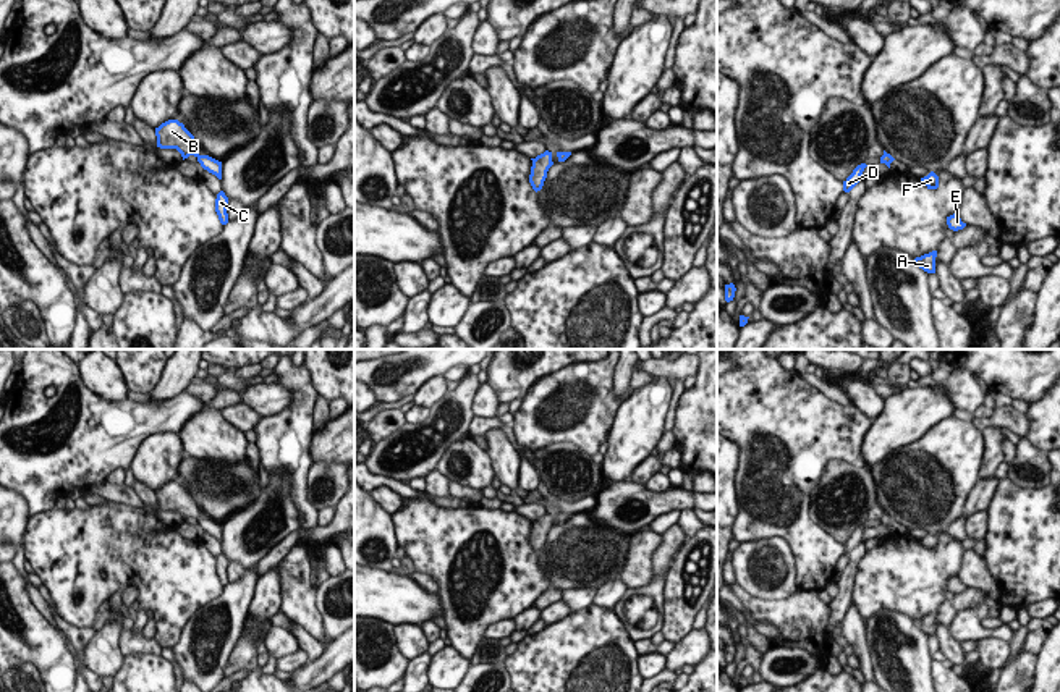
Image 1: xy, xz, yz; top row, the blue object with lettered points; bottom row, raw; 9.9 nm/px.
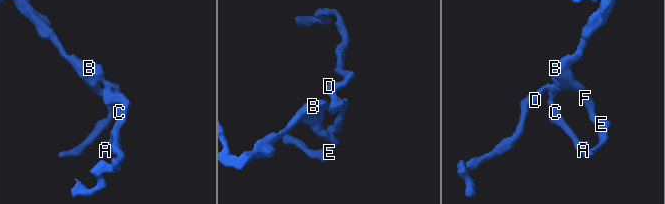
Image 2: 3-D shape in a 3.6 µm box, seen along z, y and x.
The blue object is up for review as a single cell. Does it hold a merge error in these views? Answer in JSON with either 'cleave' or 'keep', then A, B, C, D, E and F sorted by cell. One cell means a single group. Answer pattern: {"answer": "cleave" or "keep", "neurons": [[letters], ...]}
{"answer": "keep", "neurons": [["A", "B", "C", "D", "E", "F"]]}

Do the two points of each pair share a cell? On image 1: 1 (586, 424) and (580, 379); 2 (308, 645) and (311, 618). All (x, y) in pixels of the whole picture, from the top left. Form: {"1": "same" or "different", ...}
{"1": "same", "2": "different"}

